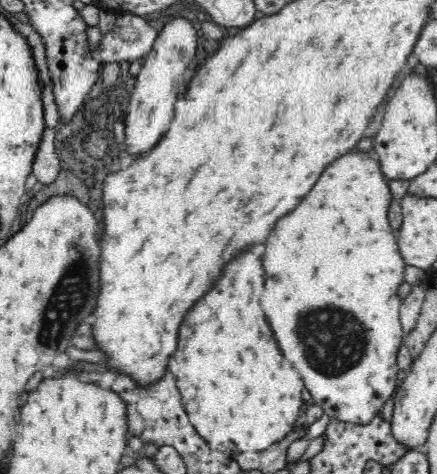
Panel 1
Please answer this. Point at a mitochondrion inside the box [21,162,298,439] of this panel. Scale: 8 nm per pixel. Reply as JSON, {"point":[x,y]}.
{"point":[74,289]}

